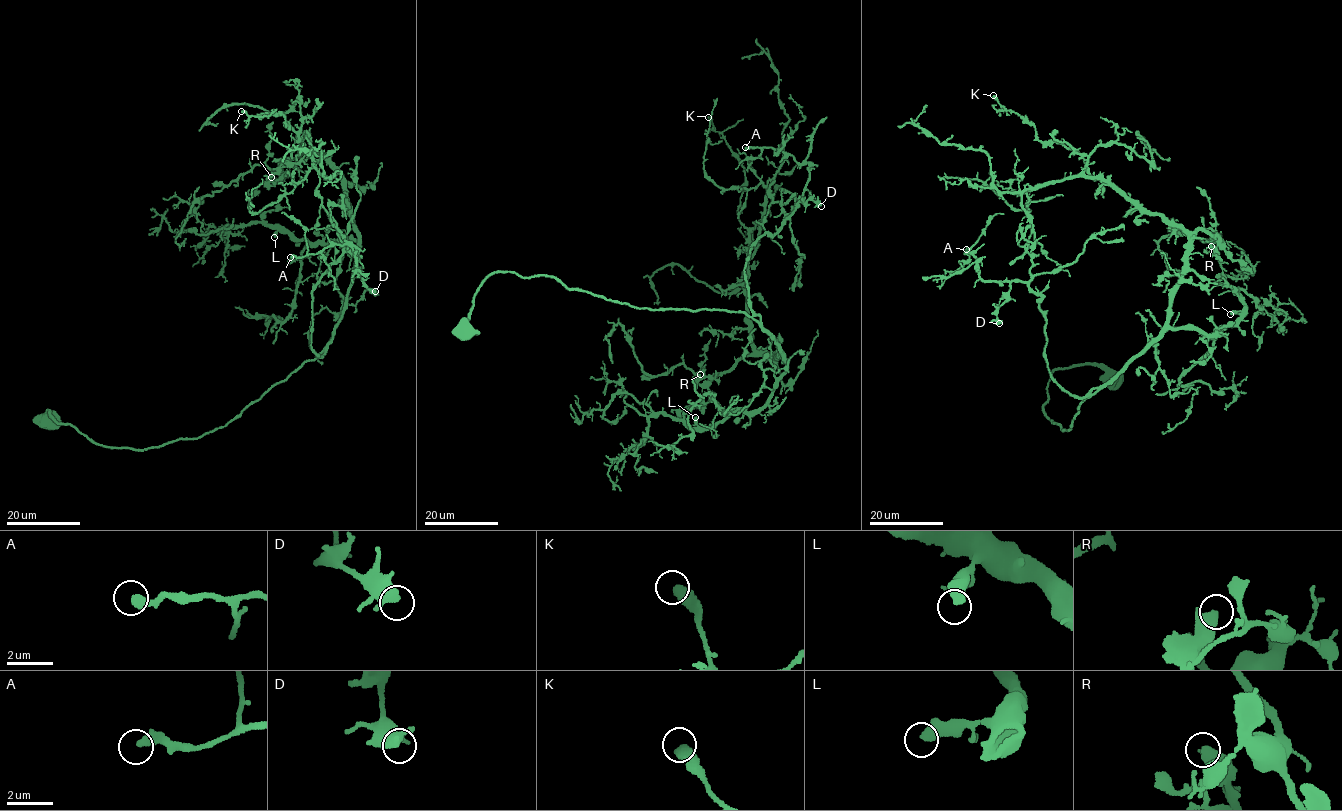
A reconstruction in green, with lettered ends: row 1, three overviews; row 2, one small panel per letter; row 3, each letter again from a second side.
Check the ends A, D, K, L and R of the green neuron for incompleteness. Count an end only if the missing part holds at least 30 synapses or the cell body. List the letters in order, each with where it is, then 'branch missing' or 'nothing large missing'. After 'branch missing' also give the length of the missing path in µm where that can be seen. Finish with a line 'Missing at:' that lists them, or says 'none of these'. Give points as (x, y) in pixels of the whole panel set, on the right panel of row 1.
A: place (966, 249); nothing large missing
D: place (999, 323); nothing large missing
K: place (993, 95); nothing large missing
L: place (1230, 314); nothing large missing
R: place (1211, 246); nothing large missing
Missing at: none of these

